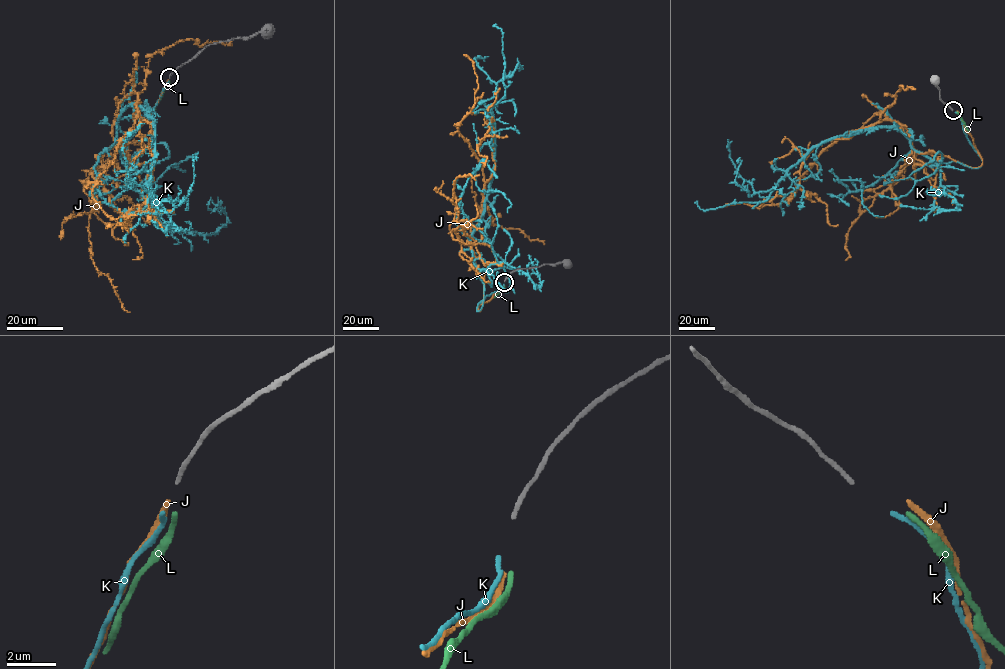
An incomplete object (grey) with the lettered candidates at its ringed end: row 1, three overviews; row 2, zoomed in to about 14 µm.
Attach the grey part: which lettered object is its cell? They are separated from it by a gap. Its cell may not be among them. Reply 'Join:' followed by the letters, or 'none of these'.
Join: K

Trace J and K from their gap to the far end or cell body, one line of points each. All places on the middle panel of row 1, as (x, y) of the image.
J: (504, 286), (478, 310), (488, 268), (468, 241), (484, 210), (484, 179), (455, 126), (478, 88), (464, 54)
K: (503, 284), (476, 310), (484, 287), (471, 239), (494, 164), (490, 109), (505, 92), (496, 24)

